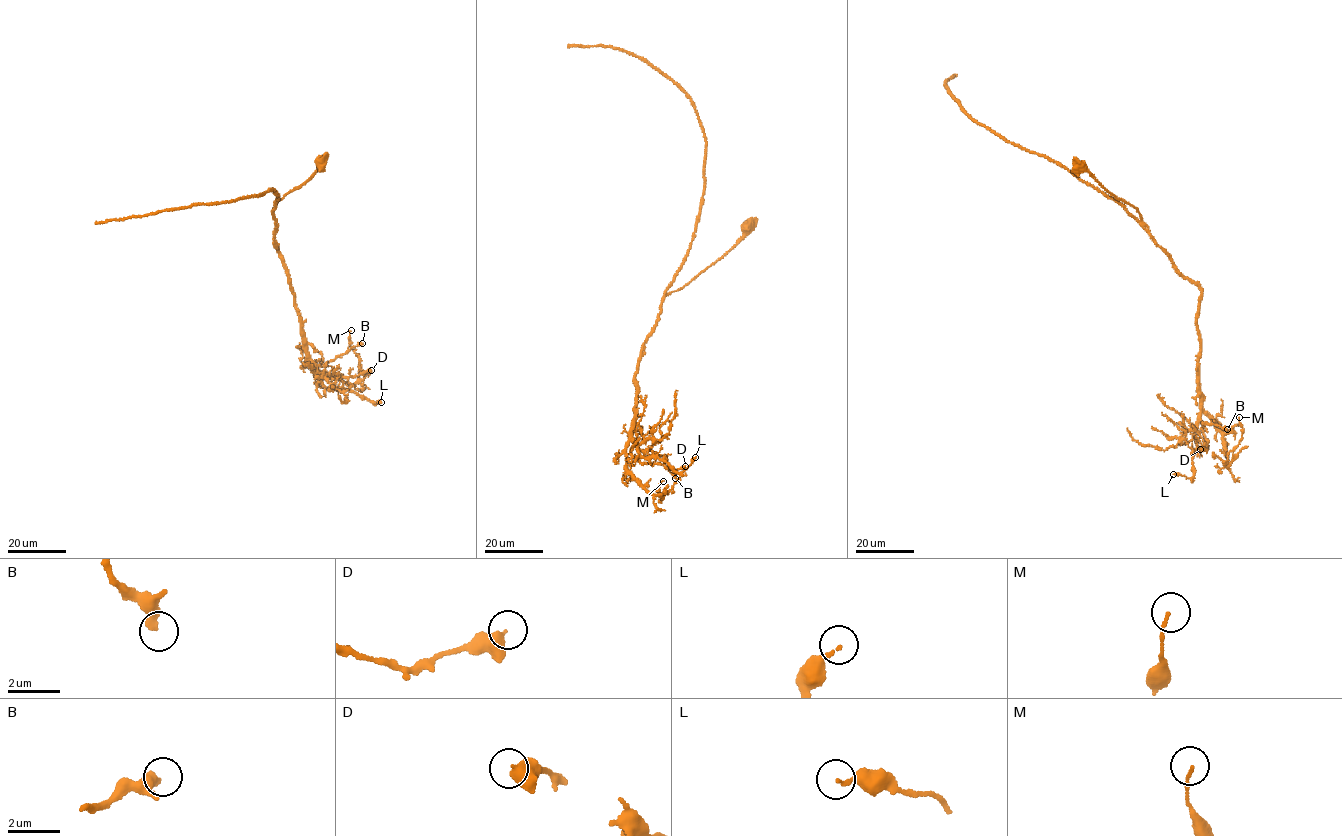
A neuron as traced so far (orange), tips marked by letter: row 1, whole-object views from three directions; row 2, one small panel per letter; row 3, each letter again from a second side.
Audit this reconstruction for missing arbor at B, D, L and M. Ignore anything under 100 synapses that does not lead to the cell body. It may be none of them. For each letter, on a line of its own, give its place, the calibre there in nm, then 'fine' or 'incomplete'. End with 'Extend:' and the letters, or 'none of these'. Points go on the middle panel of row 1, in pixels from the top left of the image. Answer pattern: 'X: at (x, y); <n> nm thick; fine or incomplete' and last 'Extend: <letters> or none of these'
B: at (675, 478); 380 nm thick; fine
D: at (685, 466); 340 nm thick; fine
L: at (695, 457); 110 nm thick; fine
M: at (663, 481); 80 nm thick; fine
Extend: none of these

